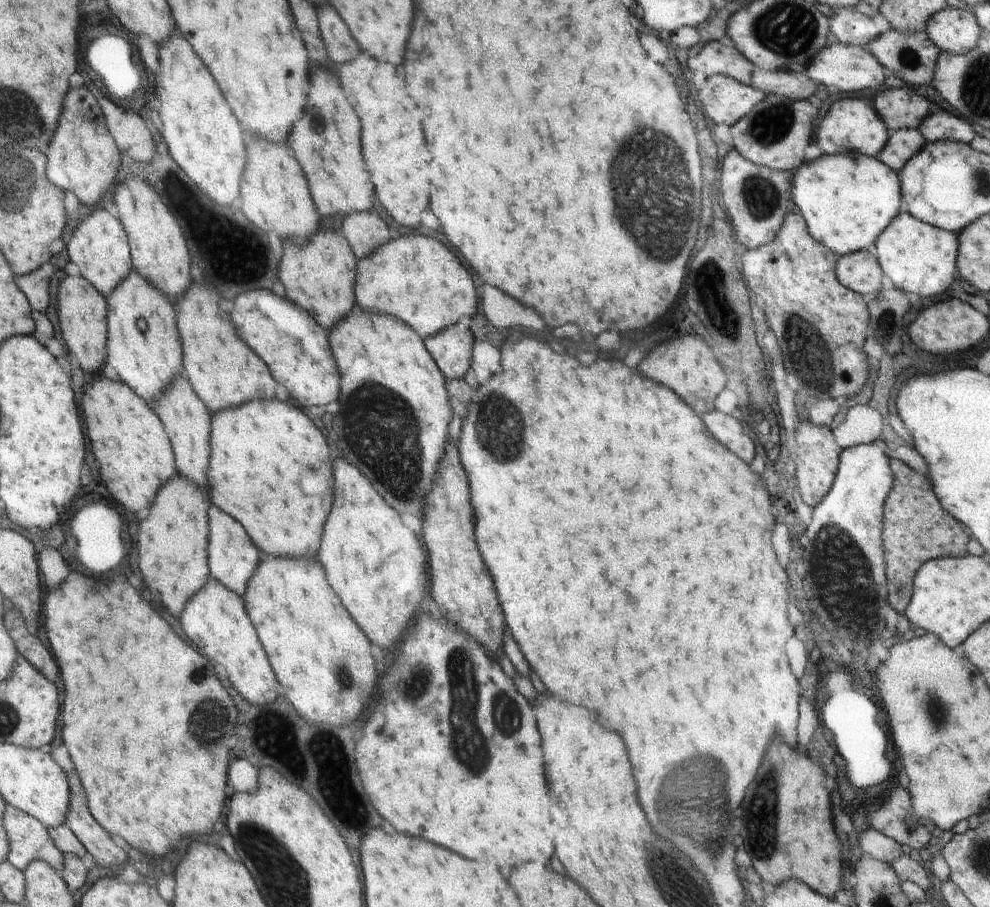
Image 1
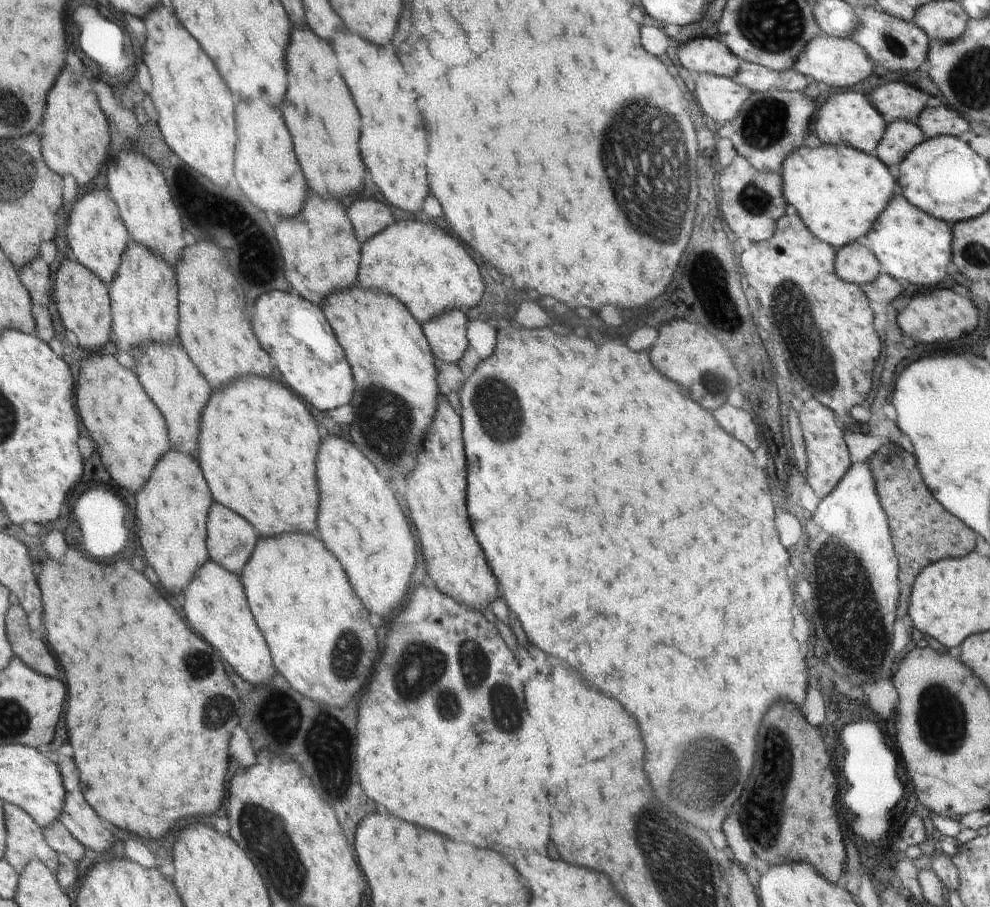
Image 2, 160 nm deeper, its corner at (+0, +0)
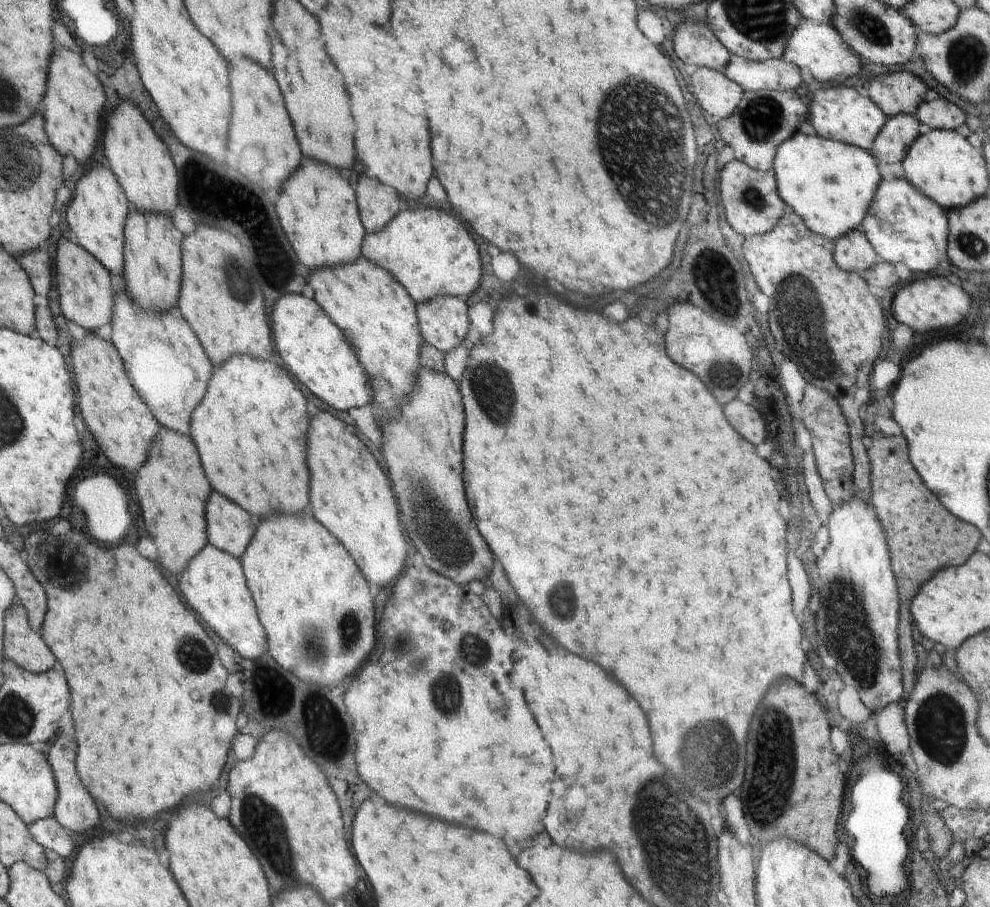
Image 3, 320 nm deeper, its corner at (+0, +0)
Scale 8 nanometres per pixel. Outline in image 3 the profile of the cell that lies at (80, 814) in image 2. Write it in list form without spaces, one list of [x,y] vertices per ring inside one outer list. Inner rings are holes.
[[[62,736],[54,744],[52,750],[46,751],[57,774],[57,780],[61,790],[60,799],[57,802],[56,815],[54,817],[69,831],[90,832],[92,828],[96,828],[100,824],[100,808],[98,808],[94,796],[84,786],[80,774],[78,774],[78,766],[76,766],[76,760],[78,760],[78,742],[76,740],[70,740],[68,736]]]

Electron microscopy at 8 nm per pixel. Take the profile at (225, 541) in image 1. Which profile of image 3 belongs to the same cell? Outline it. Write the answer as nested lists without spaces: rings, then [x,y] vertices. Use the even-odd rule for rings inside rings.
[[[218,492],[210,496],[207,519],[210,544],[238,559],[245,554],[253,540],[252,534],[260,524],[258,518],[250,516],[246,510],[242,510],[238,504],[230,502]],[[248,520],[258,520],[258,522],[248,522]]]

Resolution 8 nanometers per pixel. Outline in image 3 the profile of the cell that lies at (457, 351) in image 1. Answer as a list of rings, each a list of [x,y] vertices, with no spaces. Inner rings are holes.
[[[436,295],[419,302],[417,316],[425,342],[445,354],[461,345],[468,332],[466,302],[454,295]]]

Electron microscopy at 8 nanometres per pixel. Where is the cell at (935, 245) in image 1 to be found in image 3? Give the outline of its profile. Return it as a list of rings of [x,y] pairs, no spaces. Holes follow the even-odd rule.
[[[906,177],[882,179],[878,200],[874,200],[874,208],[870,208],[870,216],[866,216],[866,224],[862,224],[860,230],[884,261],[904,262],[911,272],[930,272],[936,268],[949,244],[949,222],[946,222],[944,210]]]

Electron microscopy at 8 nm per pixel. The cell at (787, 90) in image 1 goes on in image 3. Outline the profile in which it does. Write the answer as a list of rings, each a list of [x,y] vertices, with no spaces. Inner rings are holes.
[[[732,55],[732,60],[721,72],[746,91],[789,91],[802,84],[797,65],[782,58],[751,61]]]

